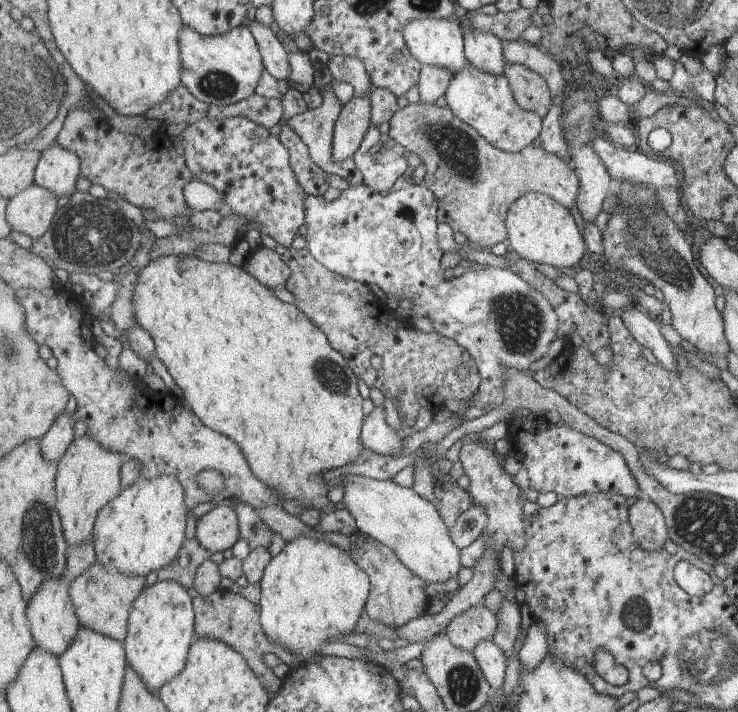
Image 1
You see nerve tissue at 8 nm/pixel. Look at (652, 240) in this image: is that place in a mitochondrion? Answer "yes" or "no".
yes

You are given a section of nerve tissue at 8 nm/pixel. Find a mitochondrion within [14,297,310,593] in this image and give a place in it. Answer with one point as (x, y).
(39, 522)

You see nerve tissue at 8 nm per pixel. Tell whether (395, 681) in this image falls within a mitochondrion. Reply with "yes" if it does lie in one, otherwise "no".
no

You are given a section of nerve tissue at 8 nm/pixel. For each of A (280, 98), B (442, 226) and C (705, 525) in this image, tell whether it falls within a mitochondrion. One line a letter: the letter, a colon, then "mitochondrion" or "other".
A: other
B: other
C: mitochondrion

